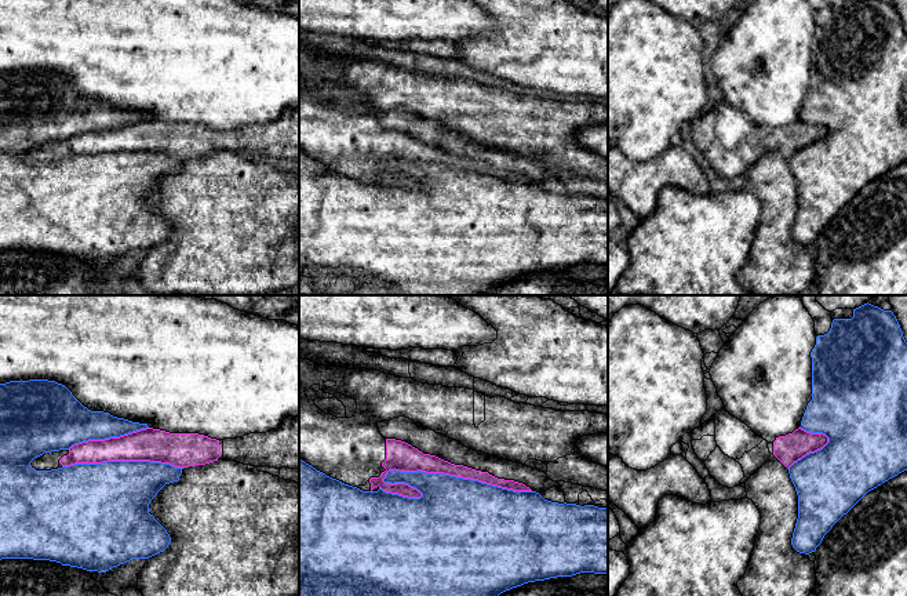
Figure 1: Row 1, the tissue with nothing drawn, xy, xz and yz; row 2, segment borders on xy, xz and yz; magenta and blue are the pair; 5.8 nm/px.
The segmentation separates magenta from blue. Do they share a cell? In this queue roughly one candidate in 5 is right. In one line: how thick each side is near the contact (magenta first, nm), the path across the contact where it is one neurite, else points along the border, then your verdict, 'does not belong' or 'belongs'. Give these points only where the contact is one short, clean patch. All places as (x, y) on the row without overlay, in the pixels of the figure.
170/300 nm | does not belong

